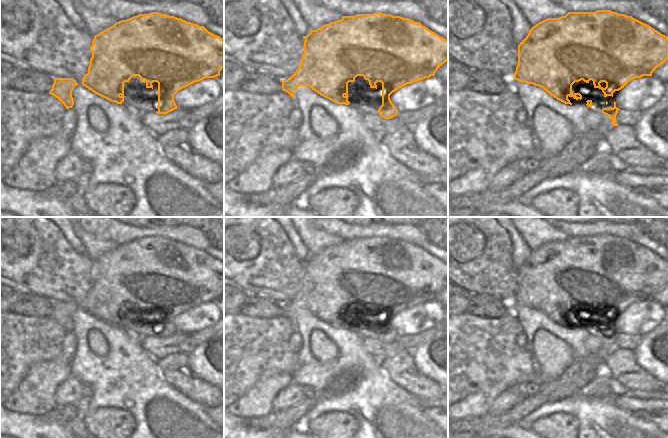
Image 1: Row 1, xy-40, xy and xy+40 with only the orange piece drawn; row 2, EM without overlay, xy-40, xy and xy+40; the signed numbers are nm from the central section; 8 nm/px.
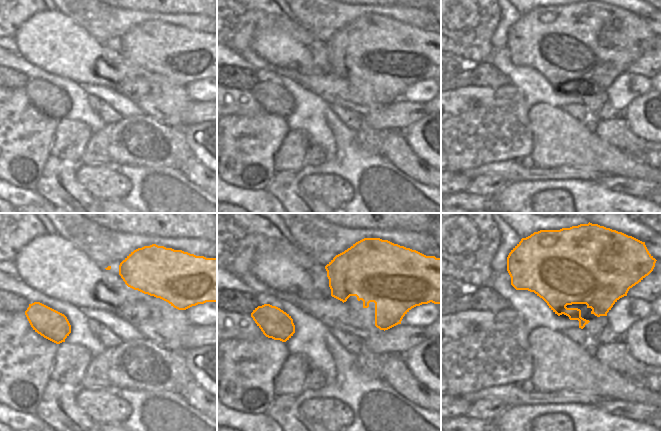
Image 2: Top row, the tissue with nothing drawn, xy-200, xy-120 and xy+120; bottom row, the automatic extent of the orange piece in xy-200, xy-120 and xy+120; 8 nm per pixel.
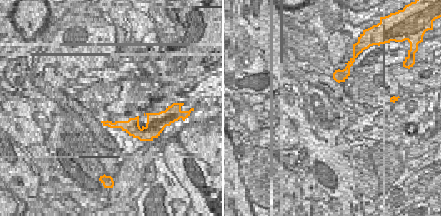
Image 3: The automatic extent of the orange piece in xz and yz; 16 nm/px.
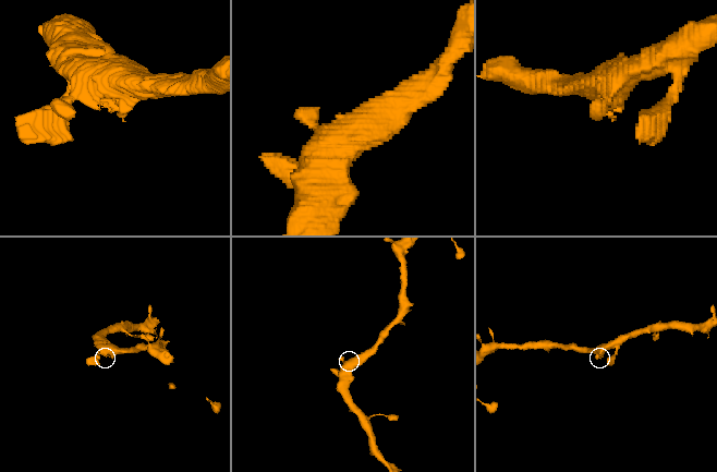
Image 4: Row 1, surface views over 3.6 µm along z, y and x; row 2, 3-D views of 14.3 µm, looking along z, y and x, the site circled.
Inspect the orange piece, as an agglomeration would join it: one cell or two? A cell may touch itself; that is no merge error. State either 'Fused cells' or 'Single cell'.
Single cell.

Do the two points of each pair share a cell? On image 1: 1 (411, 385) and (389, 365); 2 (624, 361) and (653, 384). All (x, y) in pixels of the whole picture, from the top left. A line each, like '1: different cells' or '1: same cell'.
1: same cell
2: same cell

